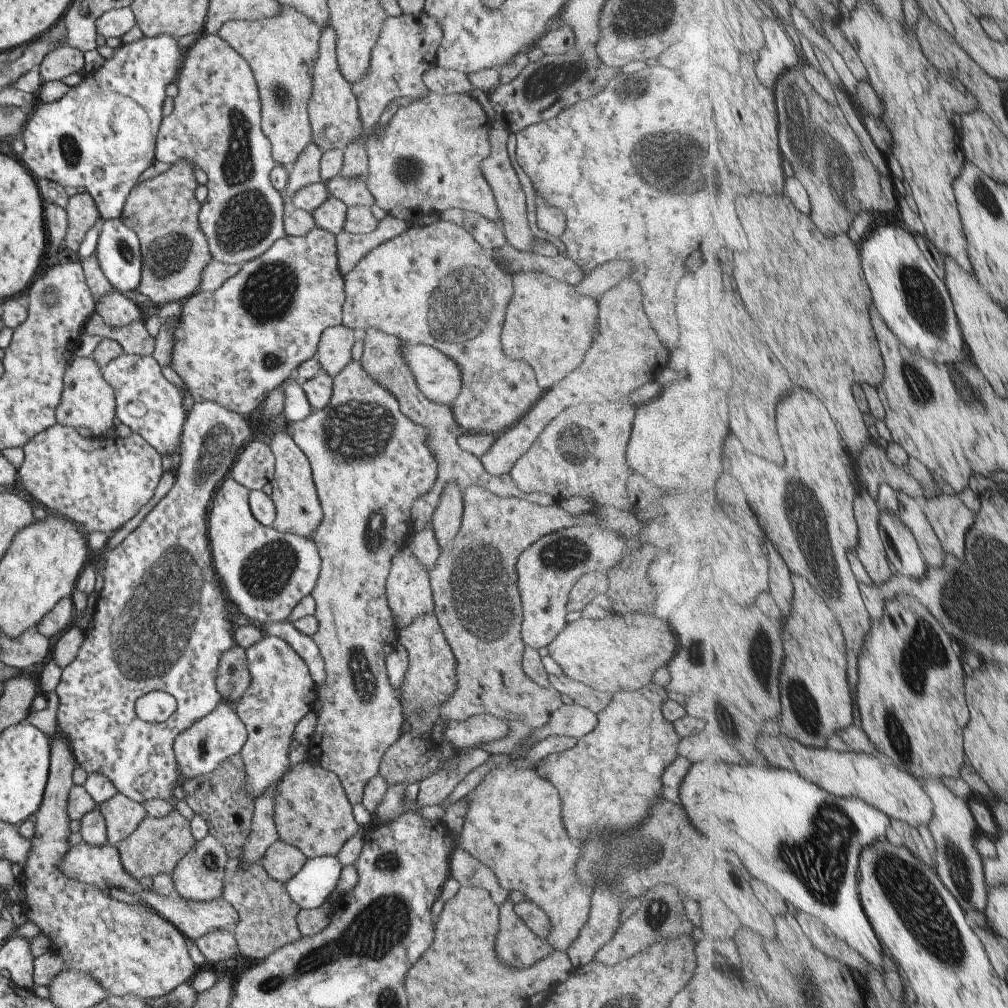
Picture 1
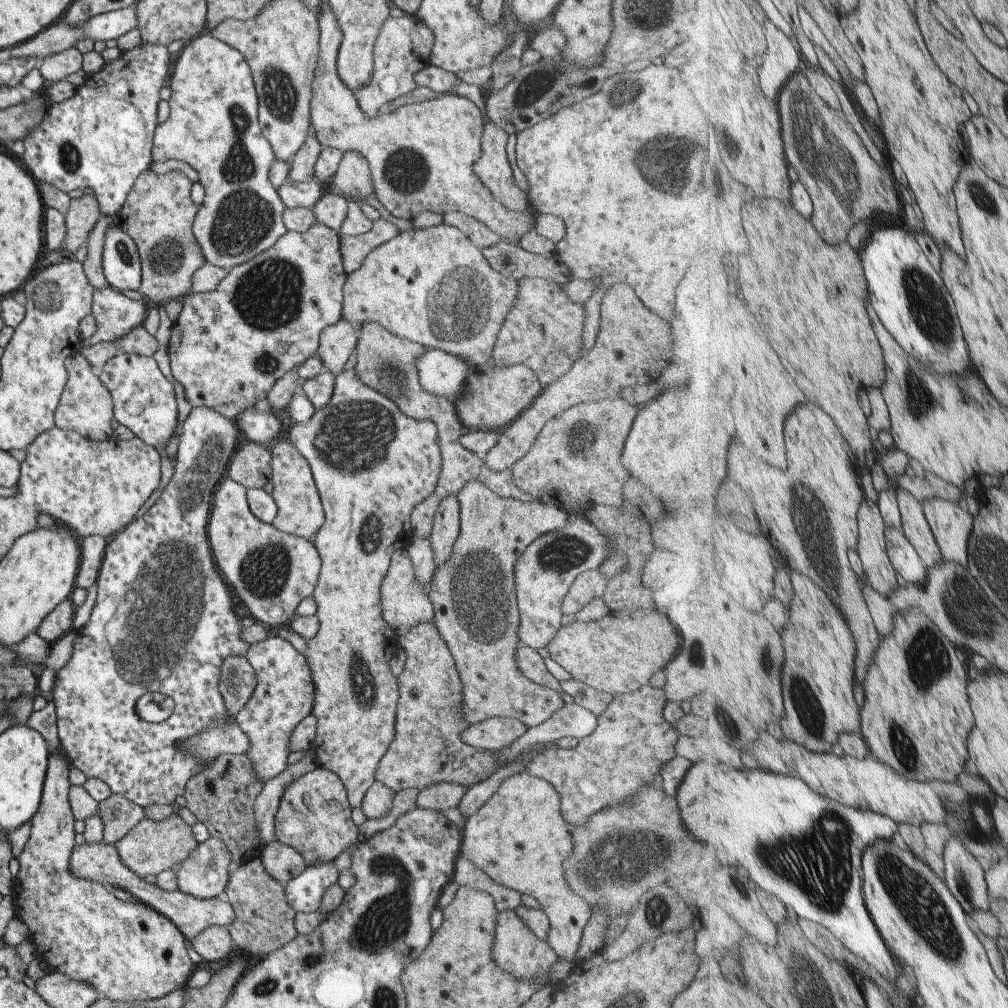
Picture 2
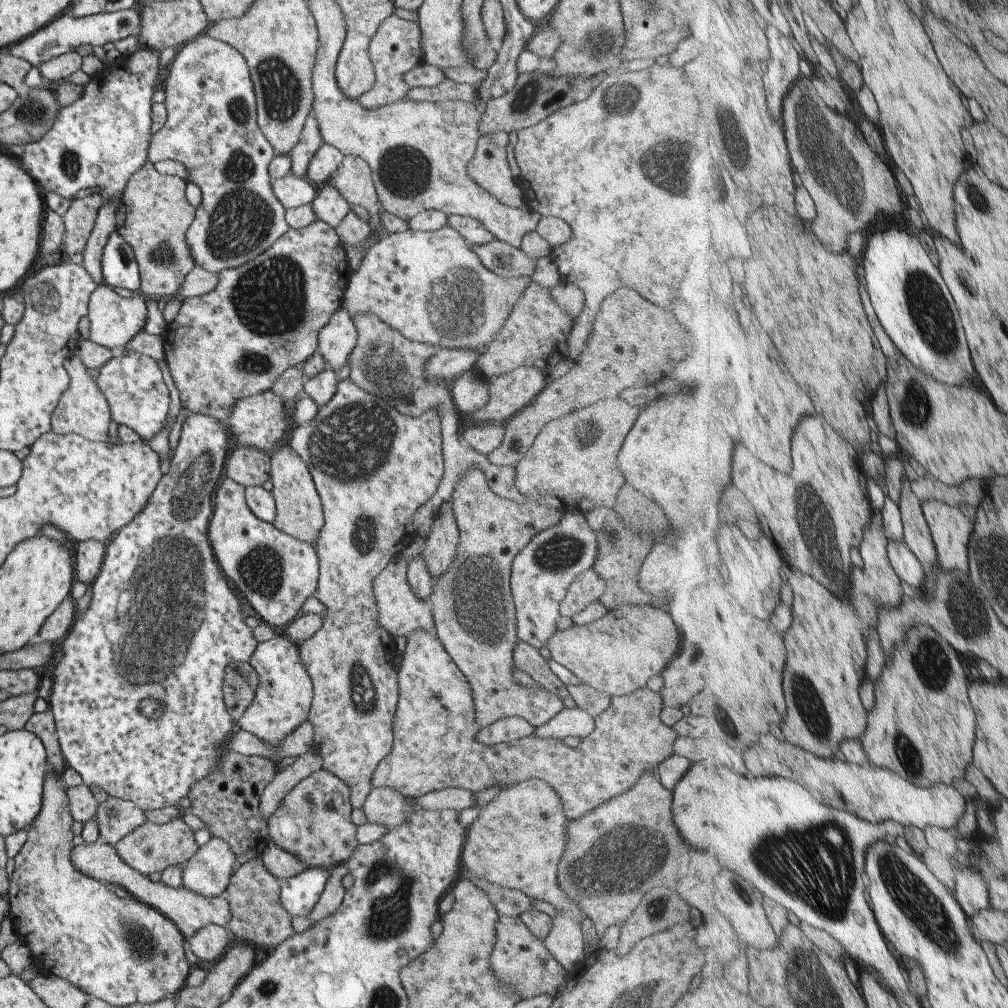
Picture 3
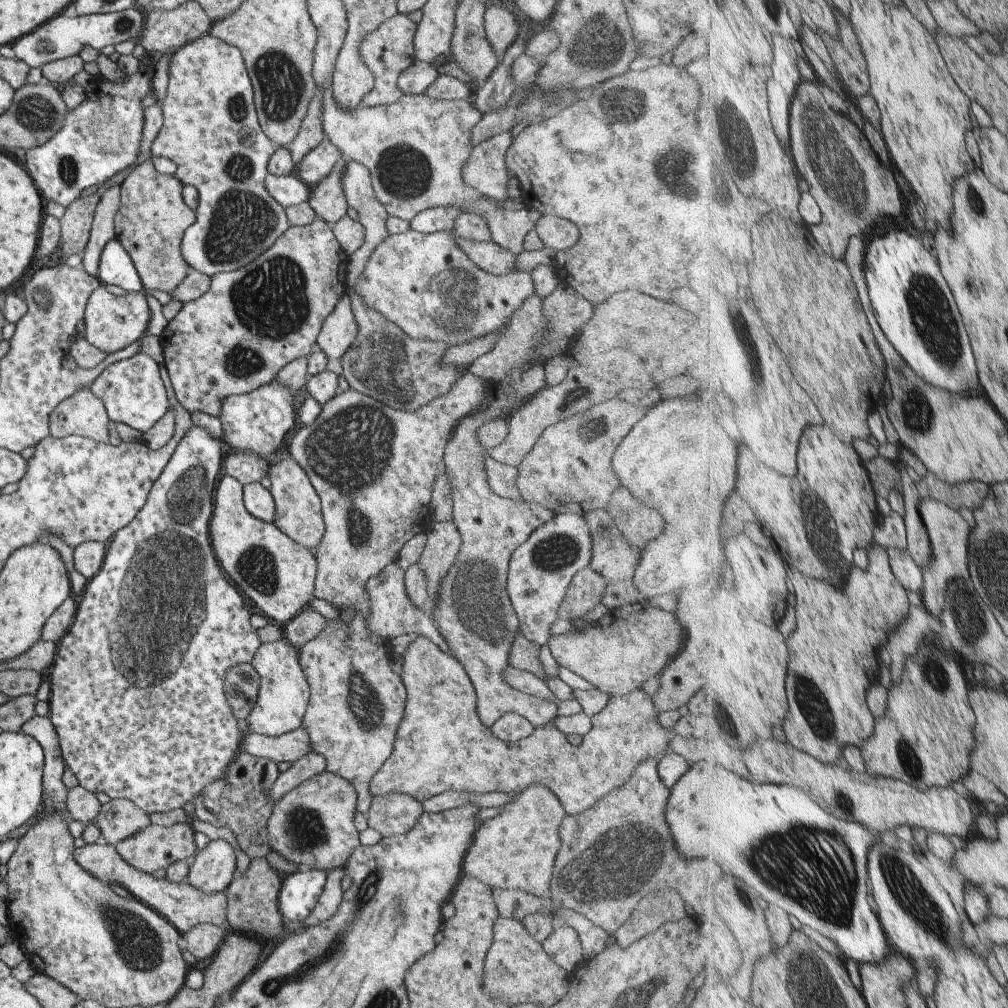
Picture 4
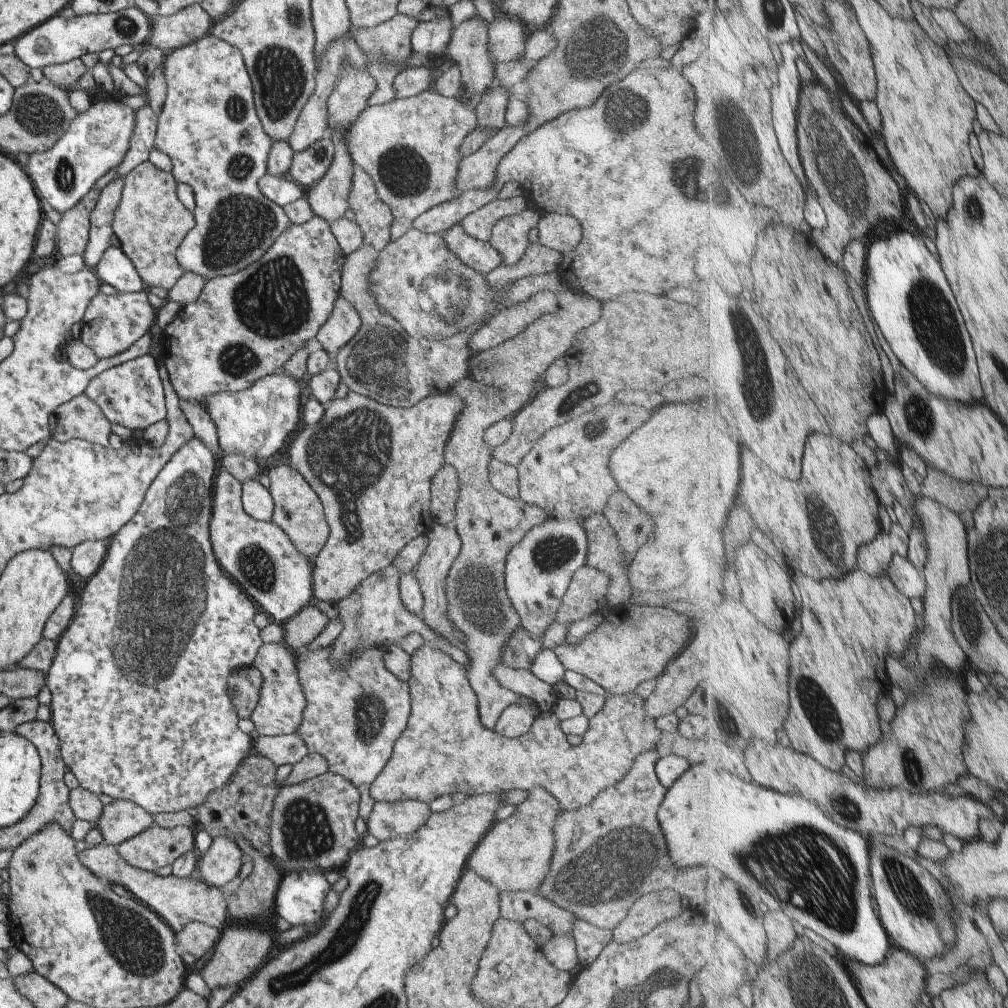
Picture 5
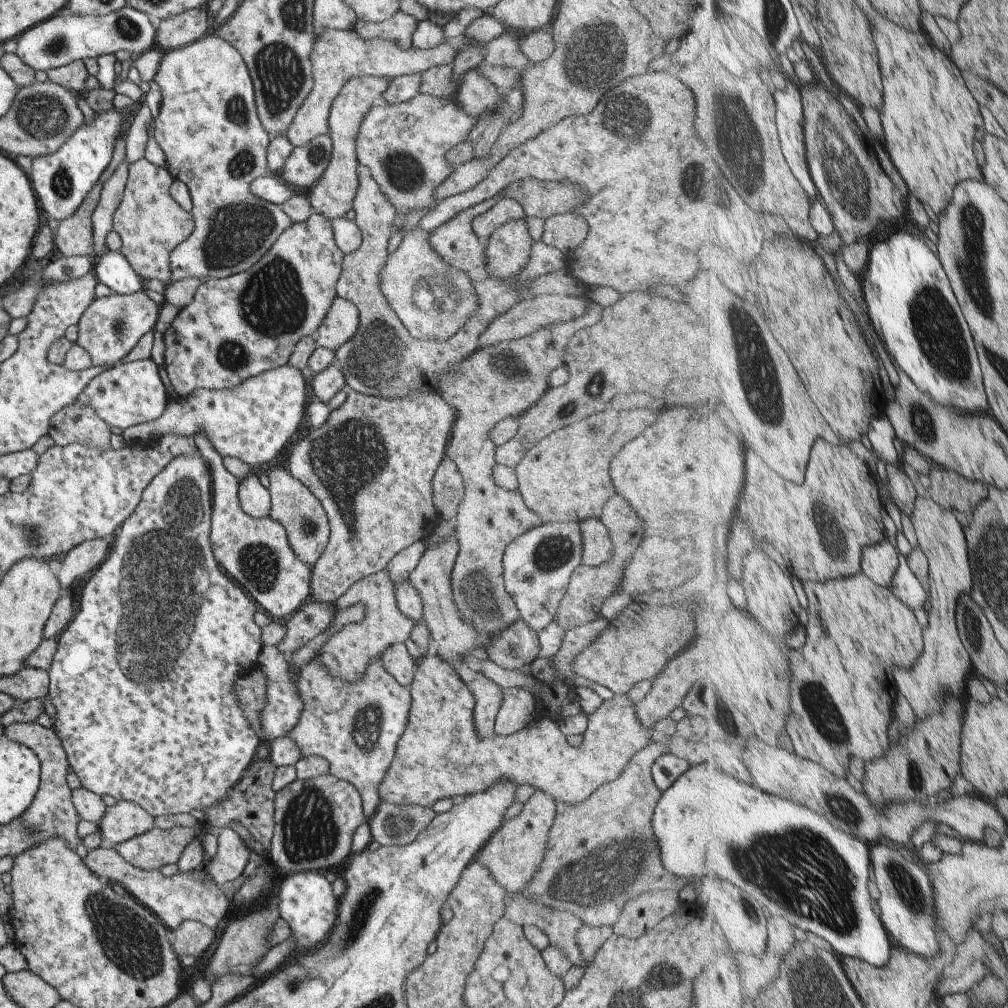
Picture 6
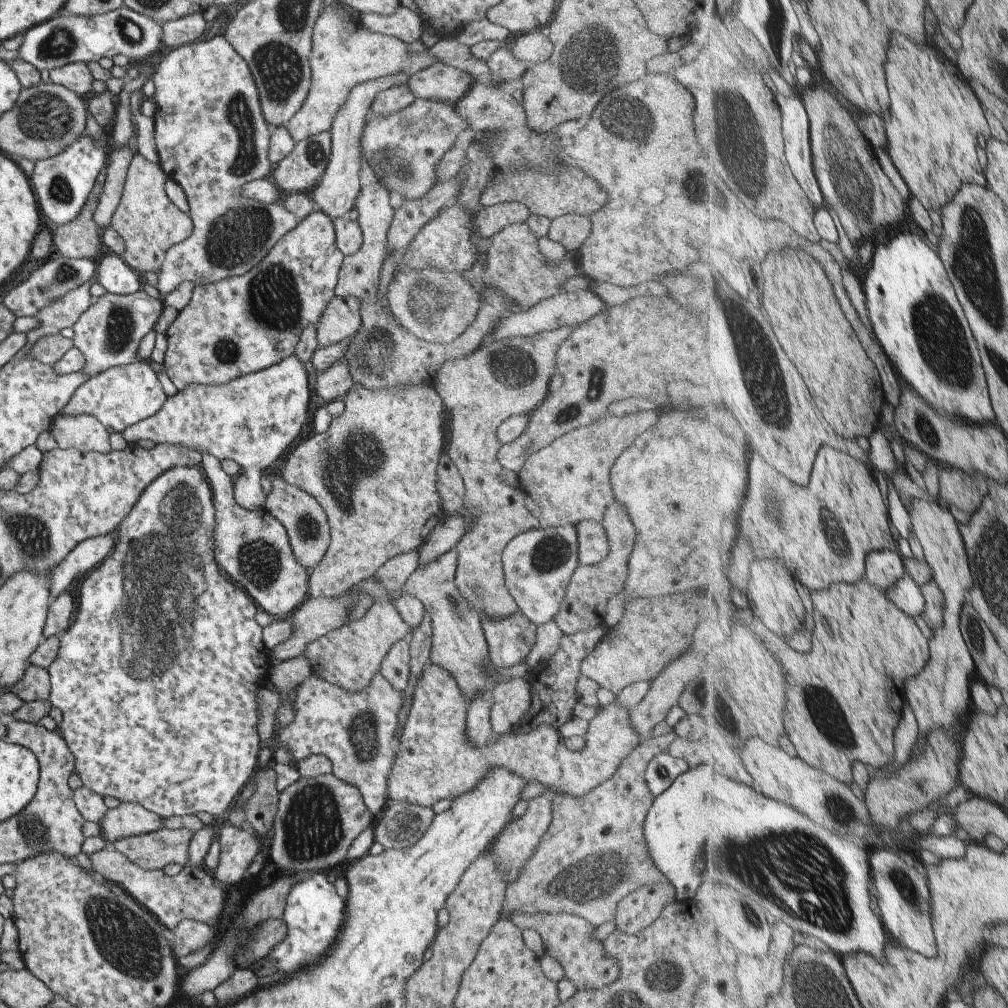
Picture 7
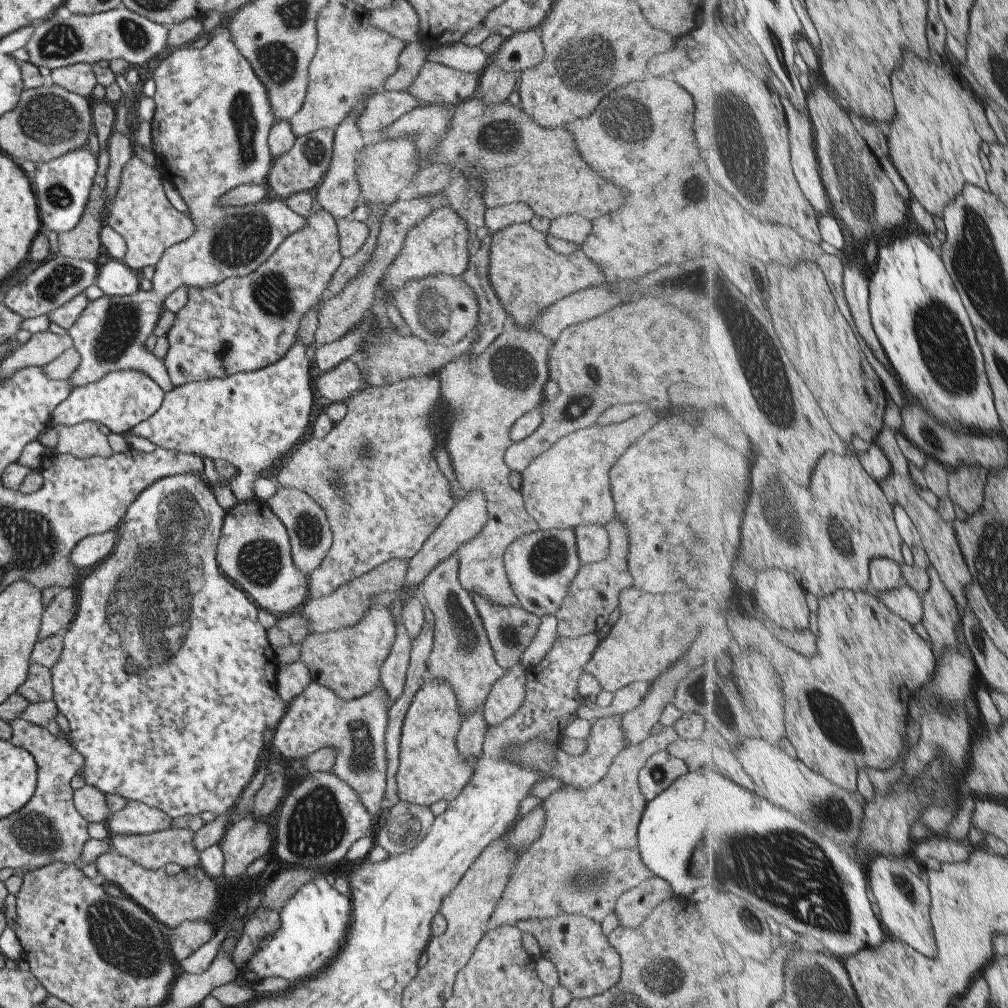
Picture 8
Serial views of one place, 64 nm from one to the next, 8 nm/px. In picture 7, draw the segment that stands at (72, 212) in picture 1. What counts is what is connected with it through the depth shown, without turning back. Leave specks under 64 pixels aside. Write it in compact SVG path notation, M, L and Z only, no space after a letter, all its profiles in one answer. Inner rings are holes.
M102 168L96 182L88 195L86 204L70 224L59 226L54 234L53 242L60 254L72 259L94 259L98 254L101 233L94 222L94 212L100 202L100 193L105 183L105 168Z

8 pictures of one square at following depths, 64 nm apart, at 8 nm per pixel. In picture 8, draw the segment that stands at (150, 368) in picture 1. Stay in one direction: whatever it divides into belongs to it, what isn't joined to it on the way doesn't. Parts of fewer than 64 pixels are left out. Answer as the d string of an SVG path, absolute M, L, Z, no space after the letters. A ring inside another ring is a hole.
M118 370L110 372L98 382L86 384L76 388L70 396L54 408L49 426L74 426L84 421L94 421L111 430L112 433L121 435L134 428L137 424L150 418L164 400L165 392L144 372L138 370Z

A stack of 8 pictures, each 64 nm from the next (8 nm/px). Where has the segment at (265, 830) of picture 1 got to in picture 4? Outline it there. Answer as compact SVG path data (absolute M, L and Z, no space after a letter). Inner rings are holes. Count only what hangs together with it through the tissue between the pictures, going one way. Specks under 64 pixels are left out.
M311 751L294 762L289 770L280 773L269 791L269 800L272 802L273 808L277 807L278 802L288 792L298 787L302 782L321 774L325 771L325 767L325 759L319 753Z

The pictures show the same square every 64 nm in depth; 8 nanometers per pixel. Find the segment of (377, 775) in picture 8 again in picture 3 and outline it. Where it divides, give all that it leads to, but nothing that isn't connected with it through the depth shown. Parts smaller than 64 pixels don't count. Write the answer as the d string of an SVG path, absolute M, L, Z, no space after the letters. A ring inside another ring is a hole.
M472 370L466 372L456 381L450 390L455 408L462 419L465 419L466 414L473 413L483 407L488 401L489 393L485 385L475 378ZM349 377L345 380L338 380L337 386L336 386L336 393L334 394L334 397L324 406L320 407L318 410L318 413L316 416L314 416L314 419L302 426L299 425L298 428L294 428L294 430L291 431L290 436L290 447L302 458L302 460L305 461L305 464L308 466L310 475L312 476L315 488L317 489L319 498L321 499L321 504L323 507L324 512L324 521L326 524L324 524L324 527L322 528L322 531L320 532L319 538L316 540L316 547L315 552L317 553L318 559L319 559L319 580L317 583L317 588L315 591L315 598L323 605L323 608L325 609L325 612L320 615L323 621L322 627L310 638L307 639L302 645L298 646L299 648L299 657L302 660L302 663L307 667L308 675L310 676L312 685L313 685L313 700L311 705L311 710L308 716L308 721L314 726L315 729L315 736L313 739L313 745L314 749L321 755L322 761L323 761L323 768L330 772L331 774L334 774L335 776L338 776L347 786L350 790L349 793L349 800L351 802L351 806L355 809L361 809L361 807L364 805L364 802L366 801L366 798L368 797L368 794L371 792L371 789L373 788L372 785L372 778L374 775L374 772L376 771L376 768L378 767L378 764L382 760L386 759L386 756L390 754L392 751L393 746L393 721L395 718L395 713L397 712L397 703L399 700L399 685L398 685L398 678L397 678L397 672L394 668L394 663L392 662L394 660L395 654L397 651L397 643L395 642L395 638L392 637L379 623L378 623L378 610L377 610L377 604L376 598L373 592L373 583L374 580L388 567L388 564L393 560L394 556L396 554L402 554L402 552L415 540L415 527L413 526L413 517L414 514L418 511L418 508L421 508L432 496L436 493L438 484L440 484L440 480L443 478L443 453L441 450L442 445L442 438L441 438L441 426L439 424L439 415L437 414L437 411L433 409L432 411L427 411L426 413L423 413L420 417L408 417L407 415L402 415L399 411L396 411L390 404L387 404L382 399L378 398L378 396L374 396L374 394L368 394L367 391L365 391L362 388L359 388Z

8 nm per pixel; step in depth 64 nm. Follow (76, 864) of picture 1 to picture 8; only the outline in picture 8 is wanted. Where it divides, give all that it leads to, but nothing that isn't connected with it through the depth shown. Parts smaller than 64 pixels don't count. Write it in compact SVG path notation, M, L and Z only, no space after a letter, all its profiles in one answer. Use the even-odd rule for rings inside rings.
M111 848L106 854L98 856L96 868L100 880L114 884L126 892L130 898L148 911L157 921L168 928L178 928L185 920L207 919L210 913L216 912L218 892L214 880L198 867L181 868L175 875L169 875L165 869L146 870Z

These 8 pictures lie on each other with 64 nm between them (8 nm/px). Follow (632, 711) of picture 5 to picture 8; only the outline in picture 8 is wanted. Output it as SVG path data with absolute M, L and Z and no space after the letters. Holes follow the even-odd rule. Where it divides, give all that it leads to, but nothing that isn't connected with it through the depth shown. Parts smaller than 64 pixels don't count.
M427 680L424 686L418 689L401 728L396 773L400 801L430 807L441 800L450 802L458 798L462 788L472 778L475 766L475 762L468 764L456 748L456 736L462 721L458 700L446 680ZM622 715L595 719L590 729L590 736L584 742L586 743L585 751L578 756L570 756L559 747L559 742L552 744L548 740L536 738L524 746L508 748L504 752L504 758L512 760L514 764L524 764L532 770L538 770L540 774L546 776L546 779L549 777L558 778L558 780L562 780L564 785L568 784L568 786L574 786L578 790L586 790L592 784L600 782L608 774L610 764L626 747L626 736L622 732Z

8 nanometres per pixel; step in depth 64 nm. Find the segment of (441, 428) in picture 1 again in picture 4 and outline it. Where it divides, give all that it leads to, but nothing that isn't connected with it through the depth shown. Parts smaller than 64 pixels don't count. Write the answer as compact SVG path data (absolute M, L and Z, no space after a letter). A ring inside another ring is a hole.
M345 160L342 188L350 208L359 214L359 221L364 226L364 244L349 255L346 272L346 294L351 300L352 312L356 316L359 330L350 348L340 358L342 362L342 376L350 388L363 395L374 398L394 410L414 412L430 400L444 396L451 386L464 376L464 371L458 366L444 366L444 354L453 346L438 342L438 340L418 340L410 338L400 327L390 322L378 311L374 311L364 300L354 292L356 280L362 276L372 252L386 240L390 234L386 228L388 212L375 195L371 174L363 164L353 160ZM488 456L484 460L486 466L486 480L488 486L500 497L512 499L514 501L523 501L520 496L517 484L518 469L510 464L502 464Z

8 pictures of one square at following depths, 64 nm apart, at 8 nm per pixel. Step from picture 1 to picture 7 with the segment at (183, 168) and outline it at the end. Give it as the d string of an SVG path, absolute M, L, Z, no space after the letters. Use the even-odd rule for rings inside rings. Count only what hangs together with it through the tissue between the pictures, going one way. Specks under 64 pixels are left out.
M136 153L126 174L118 208L110 220L109 226L124 240L124 254L121 258L139 275L146 272L158 275L169 248L192 236L192 217L170 201L166 195L167 180L166 172L158 163L148 161Z

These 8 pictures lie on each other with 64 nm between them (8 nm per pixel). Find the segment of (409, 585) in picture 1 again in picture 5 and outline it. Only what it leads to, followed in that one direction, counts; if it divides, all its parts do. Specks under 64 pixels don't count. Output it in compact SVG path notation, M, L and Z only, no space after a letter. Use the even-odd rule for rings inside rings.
M390 565L372 576L368 576L366 580L362 580L356 590L348 596L342 598L338 602L339 616L344 624L340 636L332 642L332 652L330 652L330 662L334 666L334 670L346 670L344 666L348 666L346 662L352 658L354 652L366 652L374 649L375 646L383 646L398 644L404 640L406 636L418 632L420 636L424 636L424 640L434 642L442 652L449 654L456 662L459 662L464 668L472 664L472 660L468 658L466 648L461 648L455 644L450 644L448 640L440 638L438 632L434 632L422 616L416 616L412 612L408 612L400 600L400 578L398 570L394 565Z

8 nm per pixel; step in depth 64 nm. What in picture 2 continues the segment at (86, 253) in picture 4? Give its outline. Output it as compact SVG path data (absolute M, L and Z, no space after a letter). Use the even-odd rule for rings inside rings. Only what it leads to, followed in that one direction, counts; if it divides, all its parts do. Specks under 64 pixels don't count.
M101 214L100 218L98 218L98 222L96 222L95 227L89 234L89 240L86 244L86 250L88 250L88 252L82 262L83 270L86 274L86 278L88 278L88 282L94 286L95 290L109 286L104 276L101 262L106 230L113 225L113 222L114 218L112 216L104 216L104 214Z

